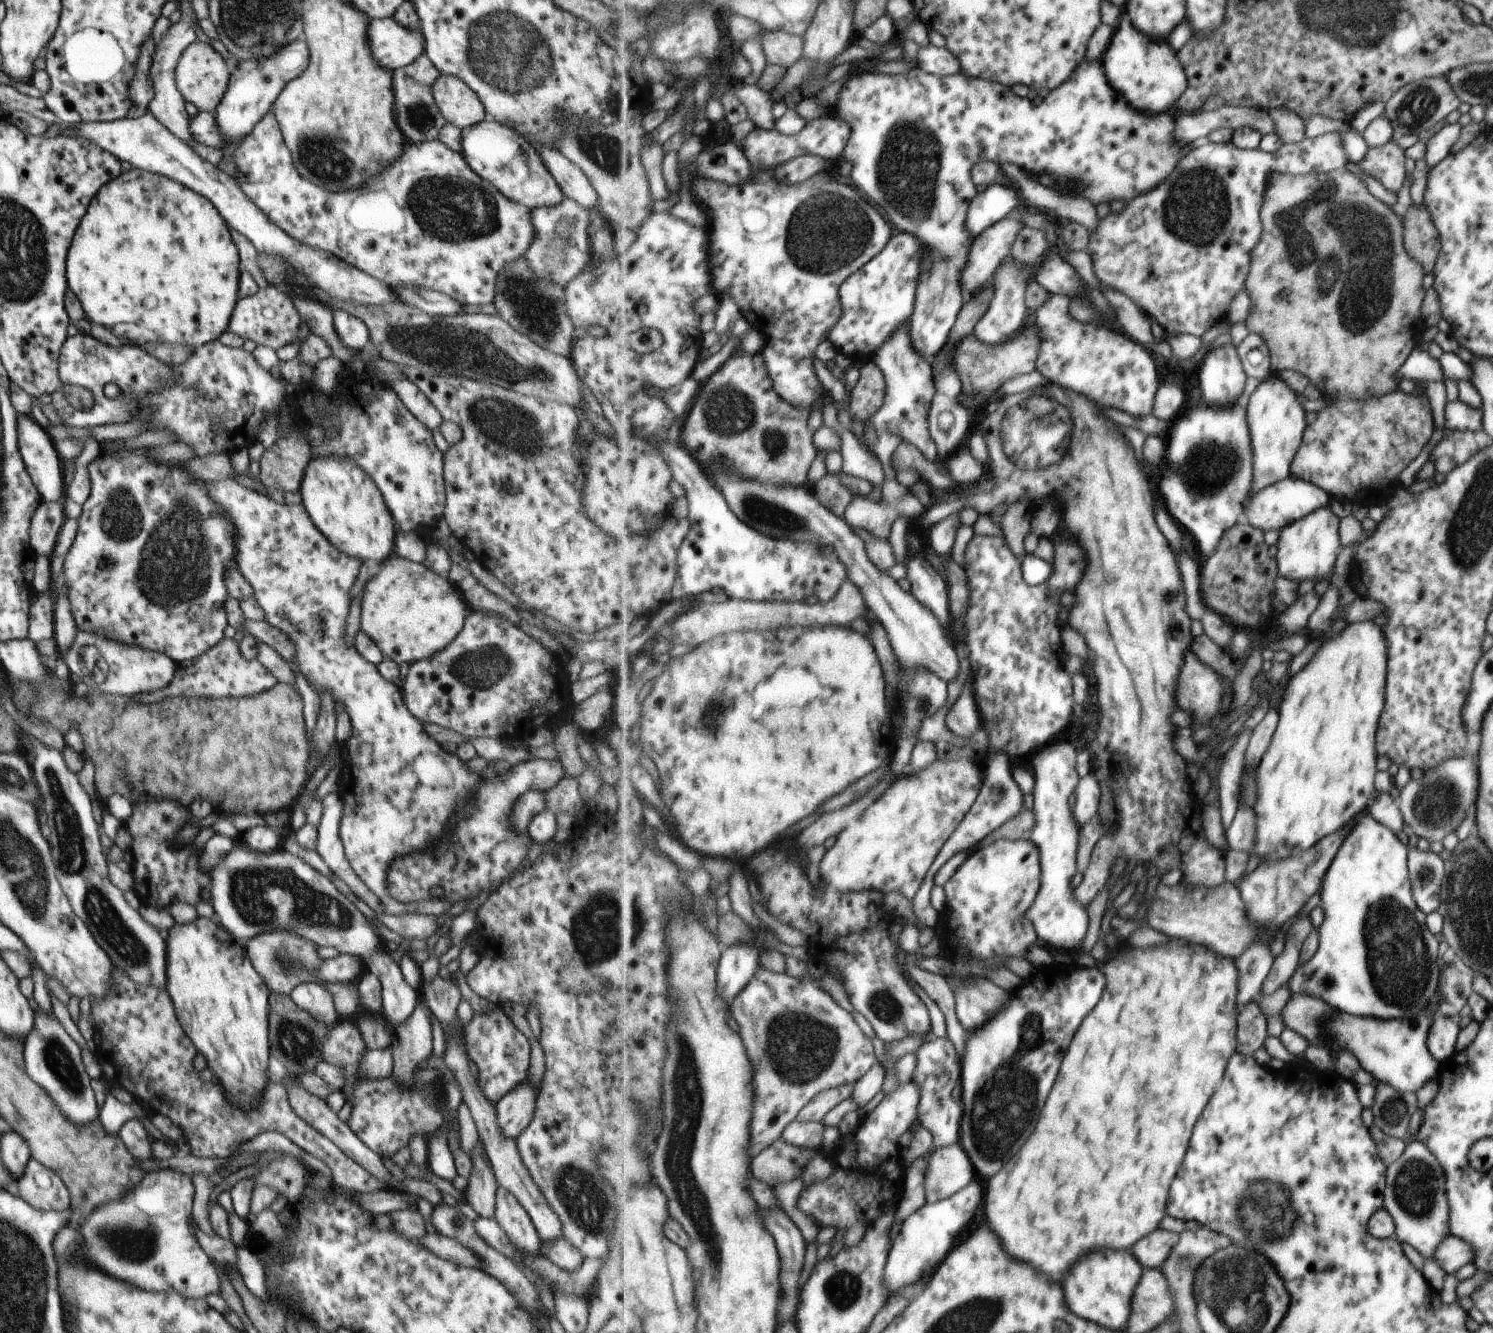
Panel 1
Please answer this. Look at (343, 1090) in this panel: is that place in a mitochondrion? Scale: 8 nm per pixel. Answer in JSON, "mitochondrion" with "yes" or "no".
{"mitochondrion":"no"}

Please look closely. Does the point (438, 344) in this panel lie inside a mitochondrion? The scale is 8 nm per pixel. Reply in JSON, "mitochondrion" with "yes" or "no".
{"mitochondrion":"yes"}

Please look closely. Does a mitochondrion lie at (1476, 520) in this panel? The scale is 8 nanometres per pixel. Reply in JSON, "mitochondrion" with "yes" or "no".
{"mitochondrion":"yes"}

